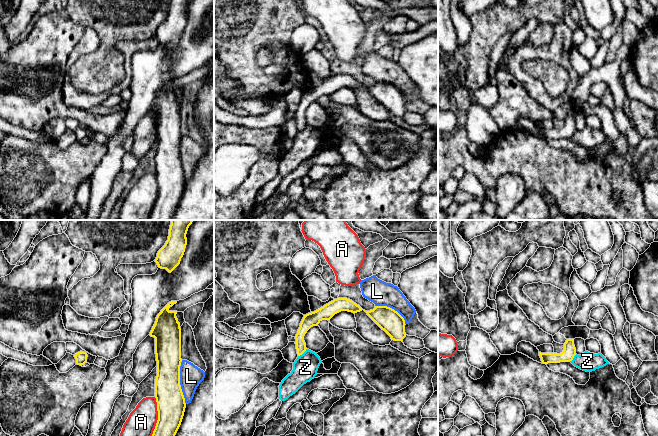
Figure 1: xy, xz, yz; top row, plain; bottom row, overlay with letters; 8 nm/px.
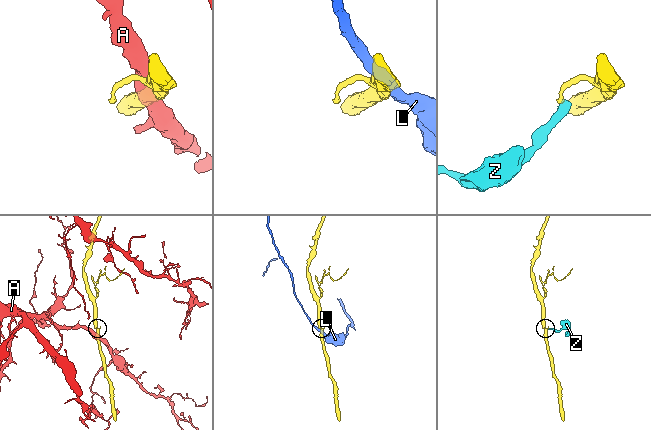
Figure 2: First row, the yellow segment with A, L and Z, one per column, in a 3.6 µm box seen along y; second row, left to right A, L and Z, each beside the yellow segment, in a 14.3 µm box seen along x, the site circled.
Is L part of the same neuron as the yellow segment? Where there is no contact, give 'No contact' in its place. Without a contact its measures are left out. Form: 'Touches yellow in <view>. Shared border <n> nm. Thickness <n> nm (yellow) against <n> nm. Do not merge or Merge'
Touches yellow in xy. Shared border 360 nm. Thickness 220 nm (yellow) against 180 nm. Do not merge

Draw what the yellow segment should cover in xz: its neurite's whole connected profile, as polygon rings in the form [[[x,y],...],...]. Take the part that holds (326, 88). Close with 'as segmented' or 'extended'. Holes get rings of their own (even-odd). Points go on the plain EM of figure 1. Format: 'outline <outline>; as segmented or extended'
outline [[[337,74],[320,85],[304,91],[298,109],[295,112],[298,132],[302,131],[307,125],[304,112],[311,103],[317,102],[322,96],[330,96],[335,90],[341,87],[357,89],[362,86],[363,85],[359,81],[350,75]]]; as segmented

